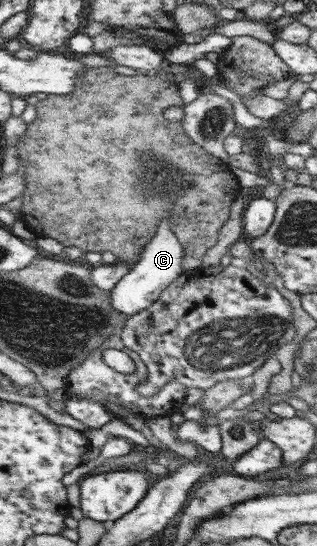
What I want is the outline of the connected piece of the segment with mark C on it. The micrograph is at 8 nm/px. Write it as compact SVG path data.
M169 220L161 221L155 228L154 237L144 246L140 259L131 266L130 272L117 283L112 291L112 305L116 311L127 318L149 308L169 285L173 285L185 272L186 250L183 248L179 235L175 234Z

